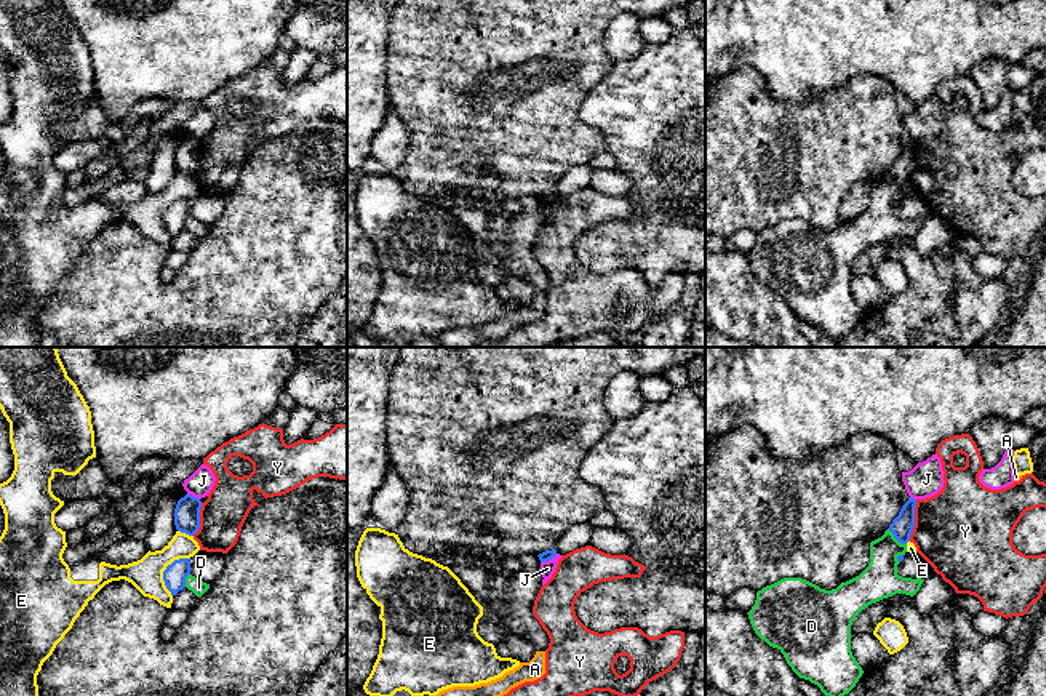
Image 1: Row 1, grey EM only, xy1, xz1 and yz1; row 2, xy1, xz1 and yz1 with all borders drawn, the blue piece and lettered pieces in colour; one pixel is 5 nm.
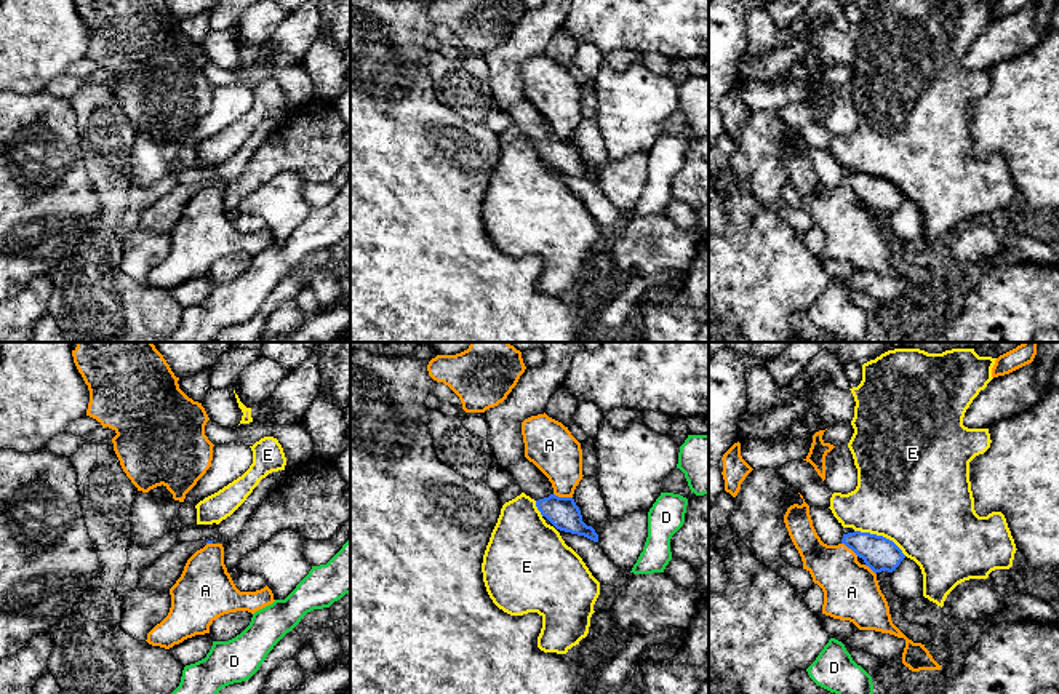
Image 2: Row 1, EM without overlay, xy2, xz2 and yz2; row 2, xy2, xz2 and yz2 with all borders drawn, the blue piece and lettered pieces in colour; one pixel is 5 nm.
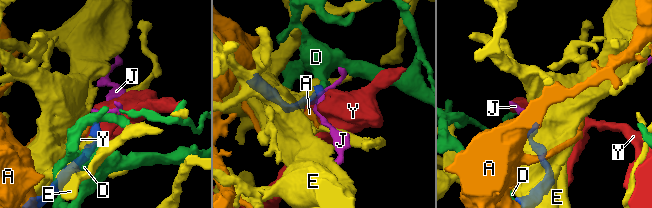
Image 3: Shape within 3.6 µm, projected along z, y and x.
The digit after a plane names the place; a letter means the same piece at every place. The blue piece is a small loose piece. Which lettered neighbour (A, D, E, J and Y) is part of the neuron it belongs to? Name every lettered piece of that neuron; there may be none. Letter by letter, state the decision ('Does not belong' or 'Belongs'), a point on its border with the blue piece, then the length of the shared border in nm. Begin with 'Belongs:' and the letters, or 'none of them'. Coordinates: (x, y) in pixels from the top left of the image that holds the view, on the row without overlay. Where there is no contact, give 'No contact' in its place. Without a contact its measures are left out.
Belongs: none of them
A: Does not belong. Touches blue at xz2 (563, 139). Shared border 100 nm
D: Does not belong. Touches blue at yz1 (896, 180). Shared border 130 nm
E: Does not belong. Touches blue at yz2 (880, 178). Shared border 300 nm
J: Does not belong. Touches blue at xz1 (549, 200). Shared border 100 nm
Y: Does not belong. Touches blue at yz1 (914, 162). Shared border 220 nm

